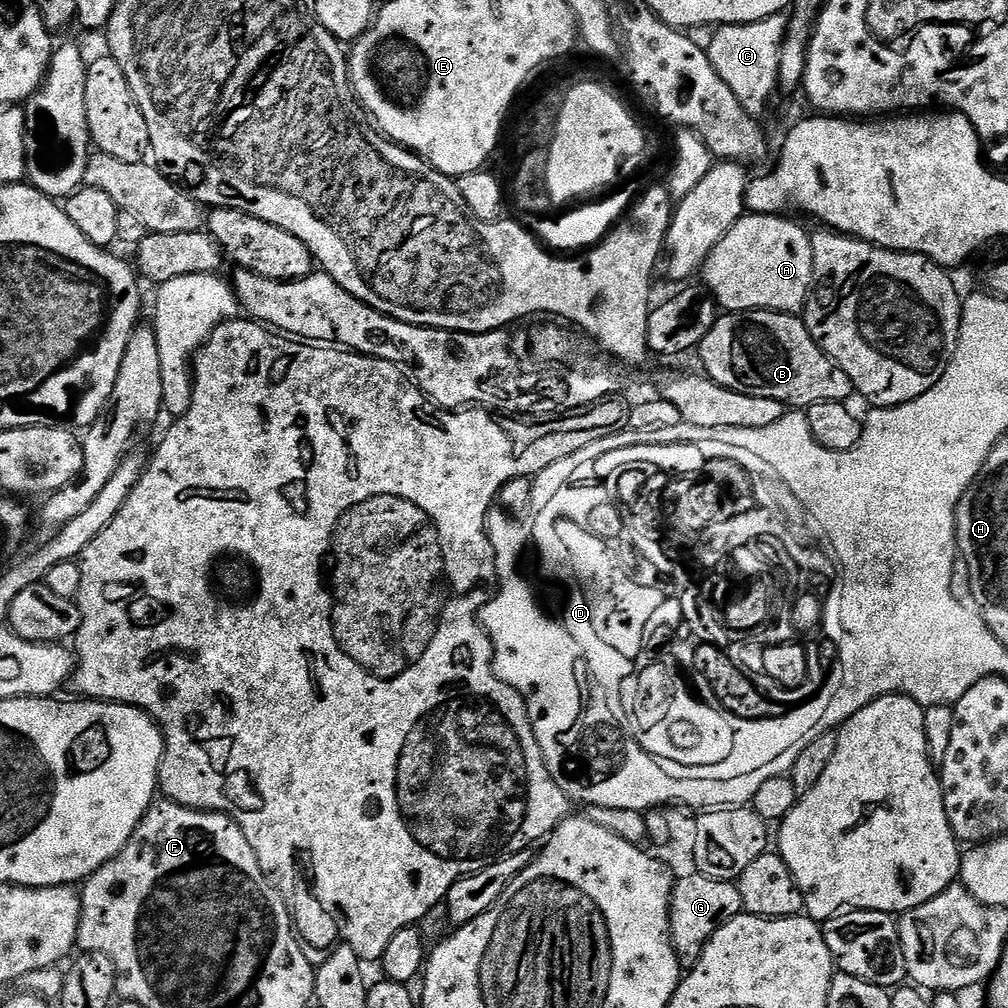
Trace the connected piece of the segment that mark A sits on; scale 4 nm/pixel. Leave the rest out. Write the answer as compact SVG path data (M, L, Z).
M745 214L714 246L704 261L707 291L725 313L787 312L796 314L808 302L814 283L812 238L800 224L783 215Z

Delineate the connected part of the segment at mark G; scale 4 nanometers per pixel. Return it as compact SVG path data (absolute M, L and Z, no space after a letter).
M691 874L675 881L670 902L670 938L681 969L692 968L706 950L710 938L726 922L744 912L739 883Z

